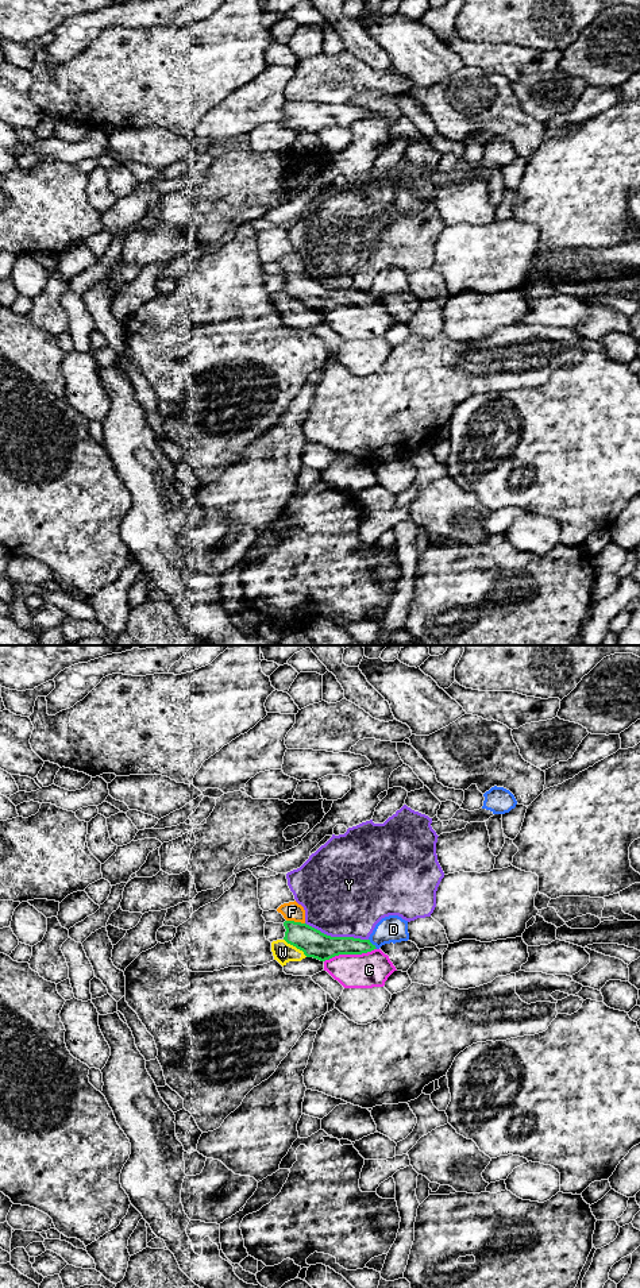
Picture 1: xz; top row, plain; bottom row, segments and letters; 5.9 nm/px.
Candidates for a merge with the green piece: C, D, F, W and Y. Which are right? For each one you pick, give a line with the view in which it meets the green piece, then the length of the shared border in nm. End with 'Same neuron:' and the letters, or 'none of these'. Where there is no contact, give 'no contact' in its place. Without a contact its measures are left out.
C: meets green in xz; contact 320 nm long
Same neuron: C

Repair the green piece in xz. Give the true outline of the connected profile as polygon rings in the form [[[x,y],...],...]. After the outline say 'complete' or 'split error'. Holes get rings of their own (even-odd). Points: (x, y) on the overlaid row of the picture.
[[[285,921],[284,940],[306,957],[324,963],[327,971],[344,988],[383,987],[397,971],[389,956],[370,940],[331,937],[301,922]]]; split error

